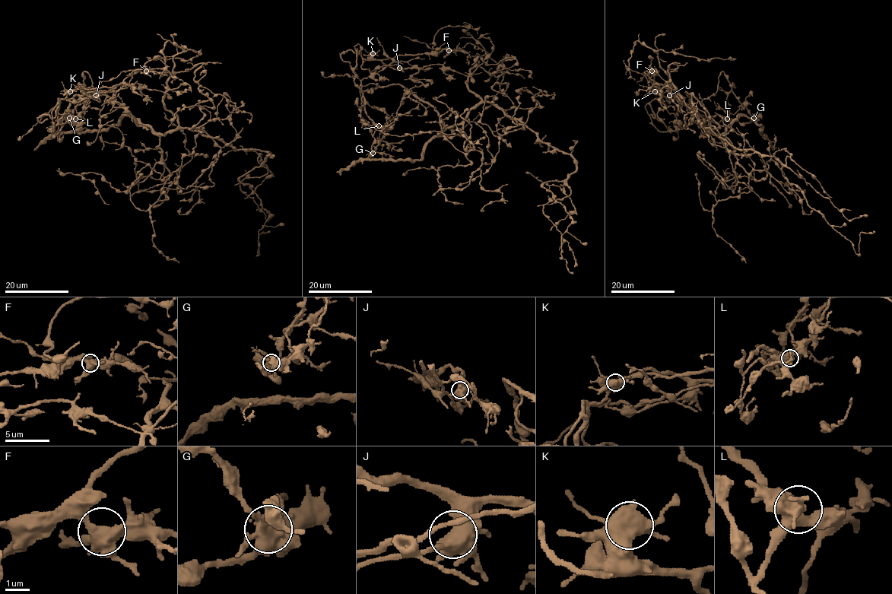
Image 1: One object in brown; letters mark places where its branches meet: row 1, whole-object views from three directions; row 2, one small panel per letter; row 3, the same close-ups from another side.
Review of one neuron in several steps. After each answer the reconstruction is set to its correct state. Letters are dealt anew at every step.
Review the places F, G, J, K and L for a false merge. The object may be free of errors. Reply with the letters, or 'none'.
G

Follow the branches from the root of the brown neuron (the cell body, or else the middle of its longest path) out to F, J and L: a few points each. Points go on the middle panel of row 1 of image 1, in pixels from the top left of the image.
F: (515, 120), (472, 92), (466, 75), (445, 69), (440, 64), (394, 69), (382, 61), (398, 55), (449, 50)
J: (515, 120), (472, 92), (467, 84), (466, 75), (445, 69), (440, 64), (399, 68)
L: (515, 120), (478, 103), (459, 123), (445, 127), (420, 100), (389, 120), (388, 128), (379, 125)

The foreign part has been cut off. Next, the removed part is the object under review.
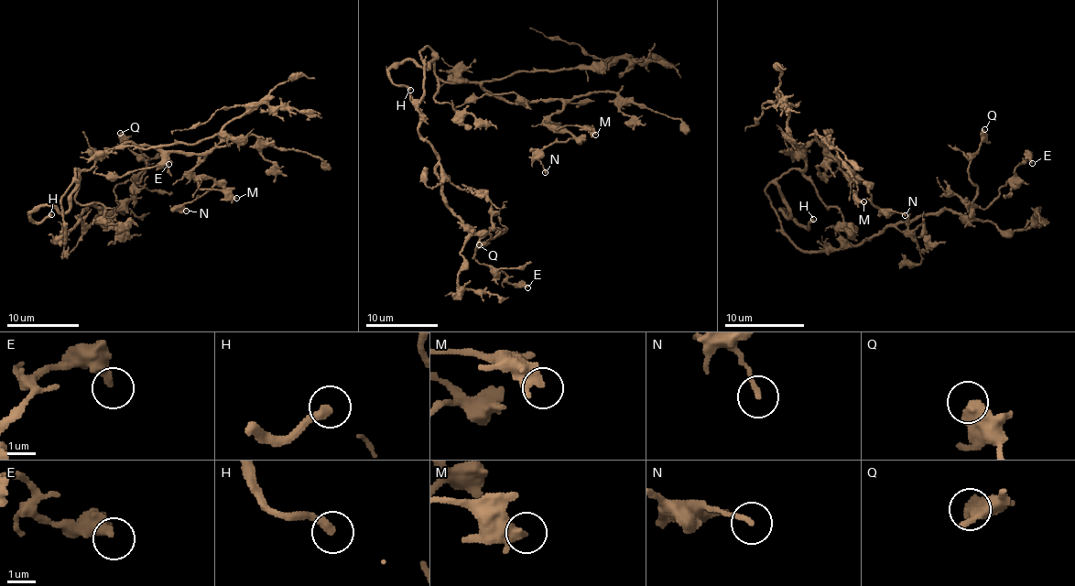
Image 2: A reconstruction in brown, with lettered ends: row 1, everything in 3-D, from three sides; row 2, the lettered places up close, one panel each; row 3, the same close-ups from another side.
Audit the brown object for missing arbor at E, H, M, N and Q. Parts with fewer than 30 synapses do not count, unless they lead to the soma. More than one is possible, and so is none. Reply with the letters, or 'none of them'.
H

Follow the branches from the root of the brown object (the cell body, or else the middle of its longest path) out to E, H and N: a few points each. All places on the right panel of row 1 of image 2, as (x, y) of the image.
E: (771, 205), (781, 231), (803, 251), (841, 249), (923, 215), (984, 209), (1020, 163), (1028, 157), (1032, 163)
H: (771, 205), (765, 189), (774, 183), (789, 213), (787, 217), (781, 209), (793, 221), (805, 227), (813, 219)
N: (771, 205), (765, 189), (805, 169), (805, 147), (815, 139), (867, 185), (881, 211), (905, 215)

